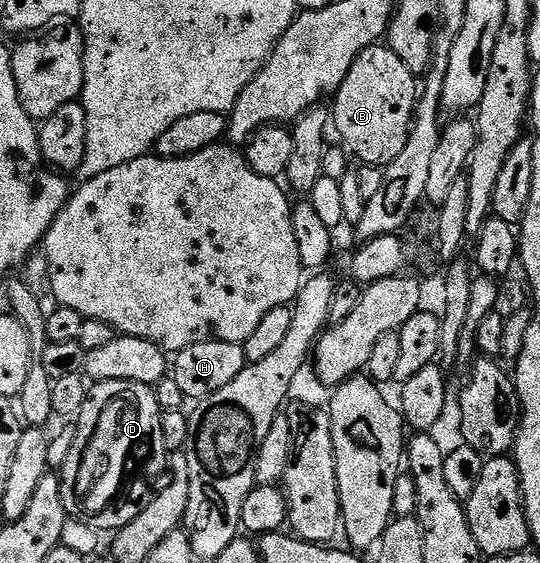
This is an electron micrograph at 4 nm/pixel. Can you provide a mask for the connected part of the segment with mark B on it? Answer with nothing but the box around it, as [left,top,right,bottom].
[330,45,418,168]

